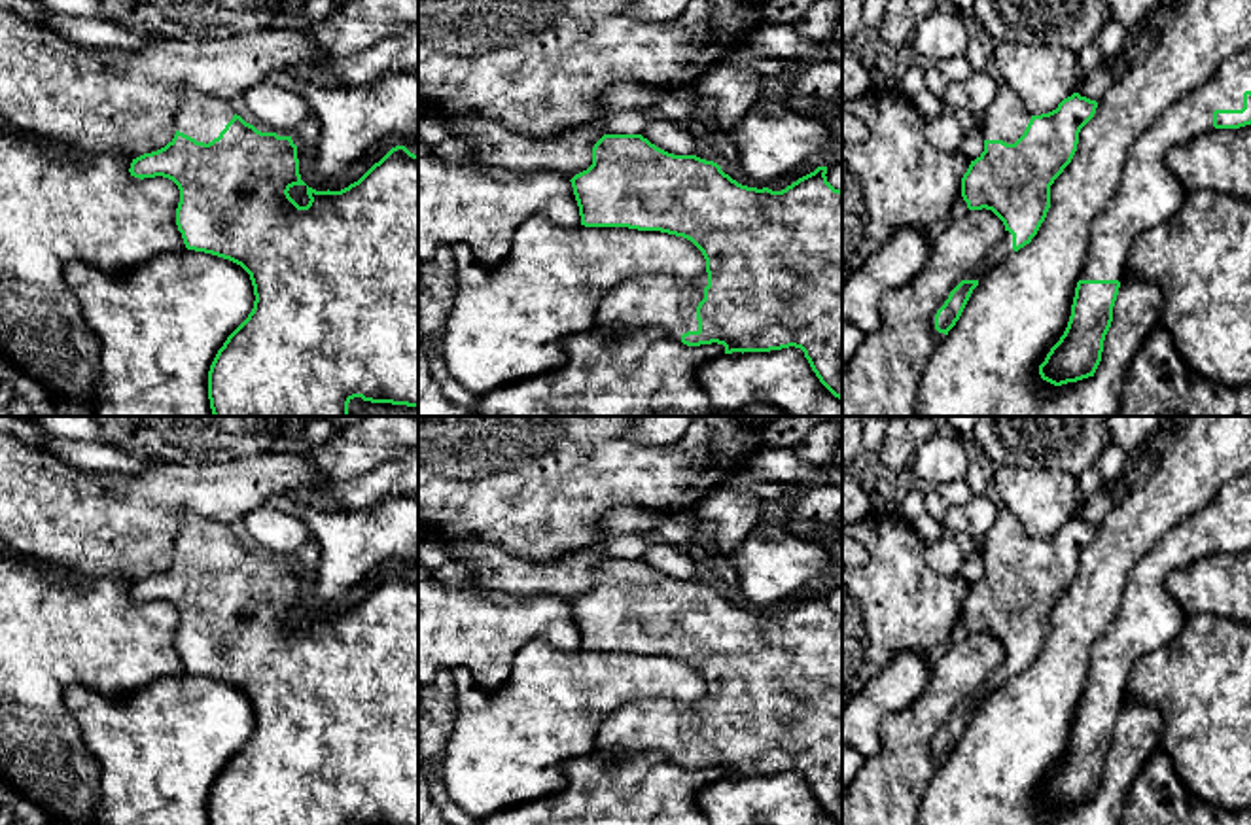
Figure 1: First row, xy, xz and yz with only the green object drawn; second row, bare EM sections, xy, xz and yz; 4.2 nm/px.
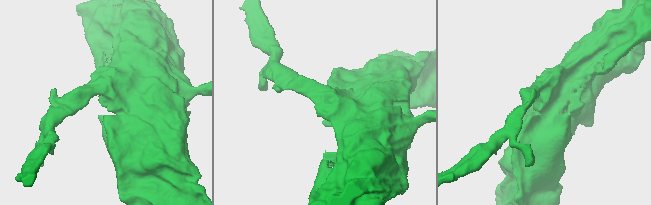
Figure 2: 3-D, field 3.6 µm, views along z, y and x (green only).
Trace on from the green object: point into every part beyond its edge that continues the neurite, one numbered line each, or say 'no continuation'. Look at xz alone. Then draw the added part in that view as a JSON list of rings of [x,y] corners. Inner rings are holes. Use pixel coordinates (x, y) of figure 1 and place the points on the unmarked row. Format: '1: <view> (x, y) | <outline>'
1: xz (669, 727) | [[[706,694],[693,704],[668,698],[630,702],[600,725],[596,751],[617,755],[657,751],[681,764],[683,757],[698,755],[696,730],[706,710]]]

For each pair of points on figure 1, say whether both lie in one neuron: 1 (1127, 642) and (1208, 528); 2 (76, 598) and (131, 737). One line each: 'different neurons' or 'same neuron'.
1: same neuron
2: different neurons

